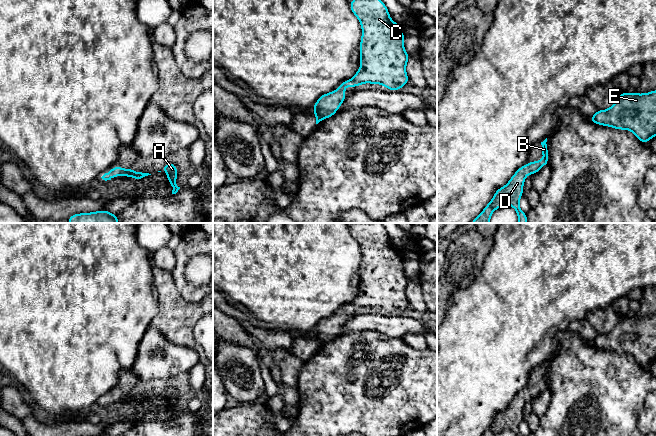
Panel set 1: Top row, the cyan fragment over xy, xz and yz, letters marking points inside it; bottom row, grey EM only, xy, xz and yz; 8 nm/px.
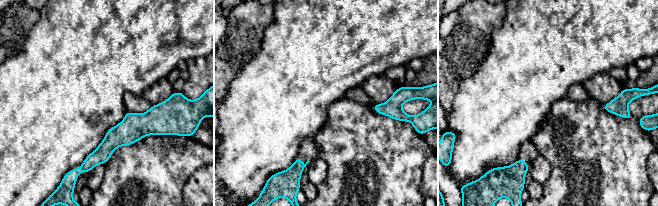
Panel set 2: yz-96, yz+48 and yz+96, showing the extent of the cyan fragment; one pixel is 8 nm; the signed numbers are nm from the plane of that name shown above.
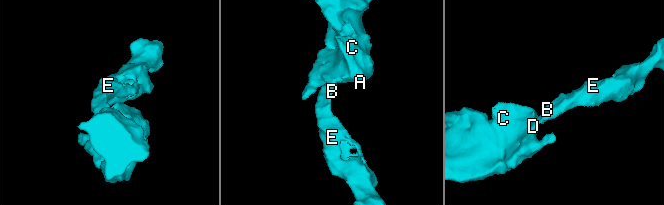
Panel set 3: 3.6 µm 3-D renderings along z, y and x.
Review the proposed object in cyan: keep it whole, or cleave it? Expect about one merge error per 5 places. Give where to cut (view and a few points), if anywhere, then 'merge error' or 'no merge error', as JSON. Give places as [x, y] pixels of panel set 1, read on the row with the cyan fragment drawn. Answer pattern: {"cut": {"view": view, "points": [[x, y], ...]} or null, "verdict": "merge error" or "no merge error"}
{"cut": null, "verdict": "no merge error"}

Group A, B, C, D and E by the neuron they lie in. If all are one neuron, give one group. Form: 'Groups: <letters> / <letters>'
Groups: A B C D E

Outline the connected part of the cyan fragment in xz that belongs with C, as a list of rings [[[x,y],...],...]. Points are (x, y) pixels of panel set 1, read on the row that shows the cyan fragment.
[[[354,0],[349,2],[352,13],[360,21],[362,37],[360,40],[360,69],[350,80],[340,83],[339,88],[321,95],[315,105],[313,112],[316,117],[316,124],[332,117],[345,100],[345,87],[355,87],[364,83],[380,84],[388,90],[398,91],[407,83],[409,78],[406,73],[406,64],[410,56],[404,49],[405,35],[400,31],[400,25],[390,19],[387,6],[381,0]]]

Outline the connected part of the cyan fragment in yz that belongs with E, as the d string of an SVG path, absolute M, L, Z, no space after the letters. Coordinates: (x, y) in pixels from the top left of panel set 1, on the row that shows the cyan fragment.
M656 90L638 94L623 92L606 110L597 110L590 121L617 130L627 129L648 144L656 136Z

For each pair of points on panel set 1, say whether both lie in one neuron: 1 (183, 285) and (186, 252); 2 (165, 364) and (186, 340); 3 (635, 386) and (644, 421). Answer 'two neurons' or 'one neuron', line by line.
1: one neuron
2: two neurons
3: two neurons

